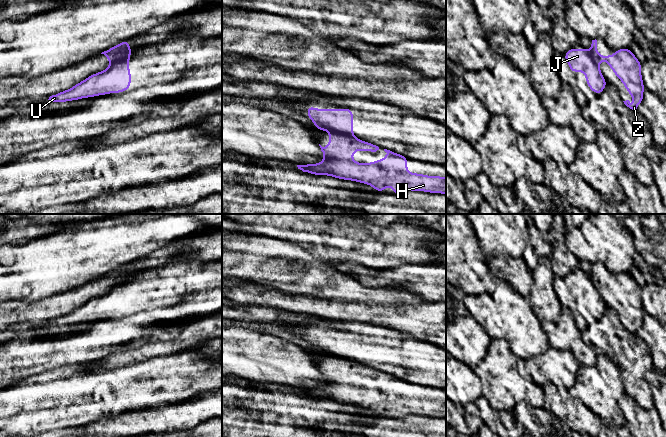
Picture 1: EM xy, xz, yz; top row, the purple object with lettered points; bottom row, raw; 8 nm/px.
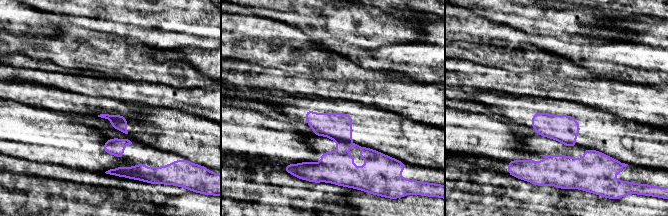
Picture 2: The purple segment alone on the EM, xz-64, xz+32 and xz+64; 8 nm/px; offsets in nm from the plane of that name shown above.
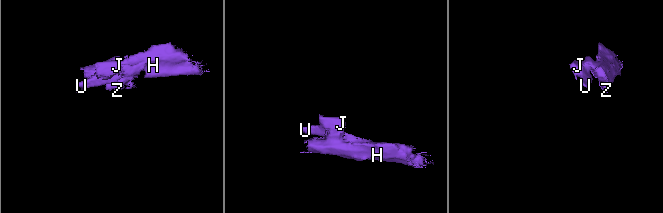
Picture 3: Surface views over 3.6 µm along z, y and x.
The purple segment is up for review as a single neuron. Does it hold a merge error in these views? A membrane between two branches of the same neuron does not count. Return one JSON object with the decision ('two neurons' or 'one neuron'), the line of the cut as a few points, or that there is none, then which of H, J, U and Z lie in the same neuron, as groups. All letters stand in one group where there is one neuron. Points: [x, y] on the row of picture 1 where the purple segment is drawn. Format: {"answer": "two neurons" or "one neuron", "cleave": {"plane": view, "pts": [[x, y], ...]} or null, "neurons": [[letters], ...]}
{"answer": "two neurons", "cleave": {"plane": "xz", "pts": [[330, 131], [352, 136]]}, "neurons": [["H", "Z"], ["J", "U"]]}

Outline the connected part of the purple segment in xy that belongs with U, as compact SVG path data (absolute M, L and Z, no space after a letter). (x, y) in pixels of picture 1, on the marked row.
M126 58L111 63L106 70L89 76L71 89L50 96L48 100L66 102L108 93L128 91L131 79L129 58Z

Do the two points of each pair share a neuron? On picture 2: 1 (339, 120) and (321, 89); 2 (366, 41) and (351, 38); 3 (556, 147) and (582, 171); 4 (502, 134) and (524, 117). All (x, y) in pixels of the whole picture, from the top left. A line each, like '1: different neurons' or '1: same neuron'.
1: different neurons
2: same neuron
3: same neuron
4: different neurons

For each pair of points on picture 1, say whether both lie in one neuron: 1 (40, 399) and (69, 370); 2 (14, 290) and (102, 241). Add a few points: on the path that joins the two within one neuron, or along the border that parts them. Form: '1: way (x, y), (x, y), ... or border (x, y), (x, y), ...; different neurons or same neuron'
1: way (47, 392), (62, 377); same neuron
2: way (36, 274), (51, 268), (70, 268), (81, 260); same neuron

